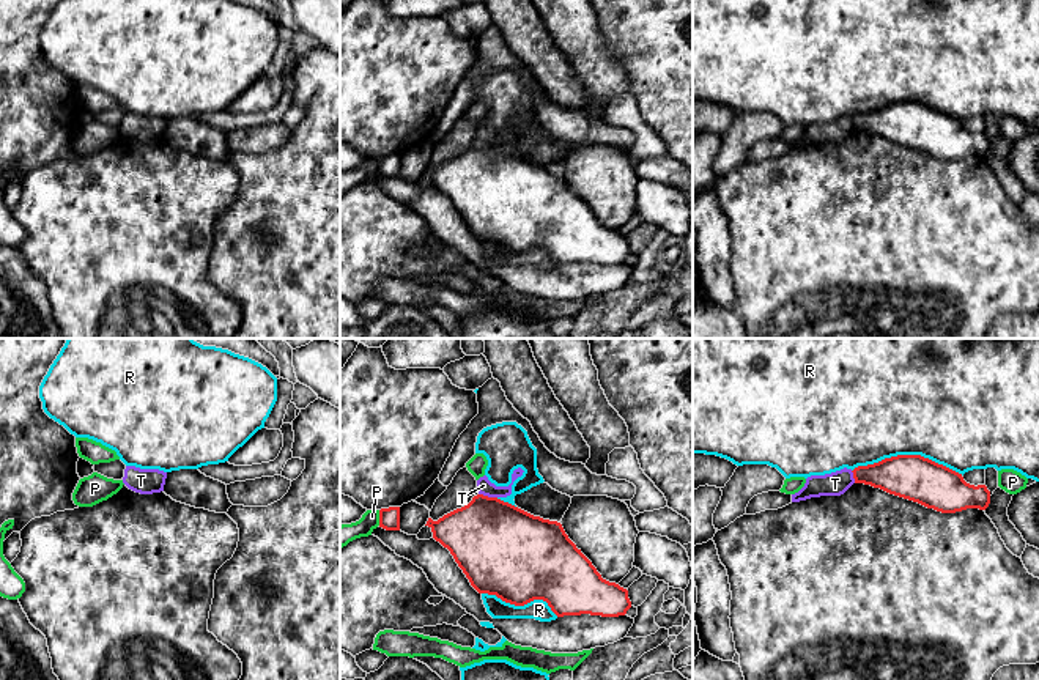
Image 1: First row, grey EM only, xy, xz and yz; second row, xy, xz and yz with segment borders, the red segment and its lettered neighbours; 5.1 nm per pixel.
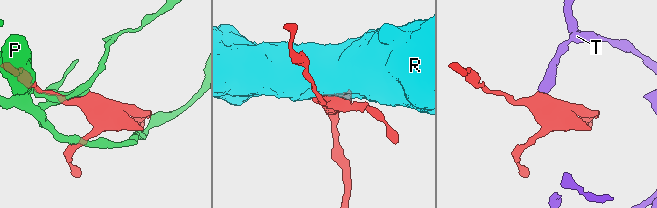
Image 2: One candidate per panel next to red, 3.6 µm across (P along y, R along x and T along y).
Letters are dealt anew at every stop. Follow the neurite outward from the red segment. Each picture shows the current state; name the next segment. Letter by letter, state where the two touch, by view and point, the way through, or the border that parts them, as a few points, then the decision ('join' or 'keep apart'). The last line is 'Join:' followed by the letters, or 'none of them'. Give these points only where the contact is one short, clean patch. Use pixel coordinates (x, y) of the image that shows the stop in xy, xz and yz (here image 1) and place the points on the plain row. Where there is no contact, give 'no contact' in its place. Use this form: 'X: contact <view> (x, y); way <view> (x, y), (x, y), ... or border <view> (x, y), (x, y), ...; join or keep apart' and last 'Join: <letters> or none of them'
P: contact xz (380, 166); keep apart
R: contact yz (907, 103); keep apart
T: contact xz (488, 145); border xz (479, 140), (496, 145); keep apart
Join: none of them

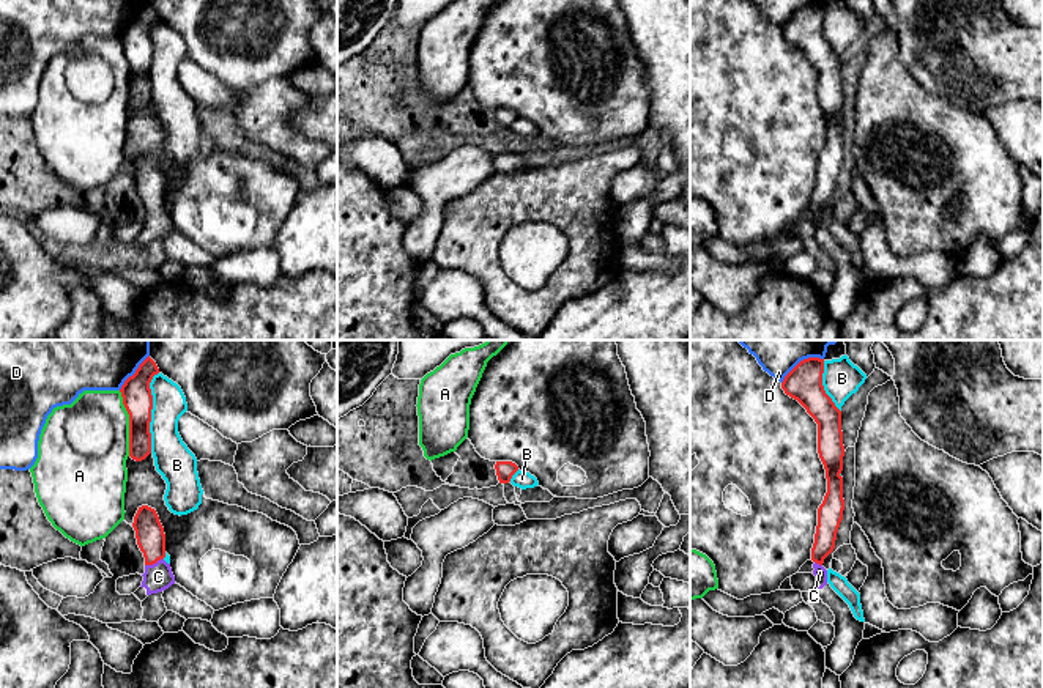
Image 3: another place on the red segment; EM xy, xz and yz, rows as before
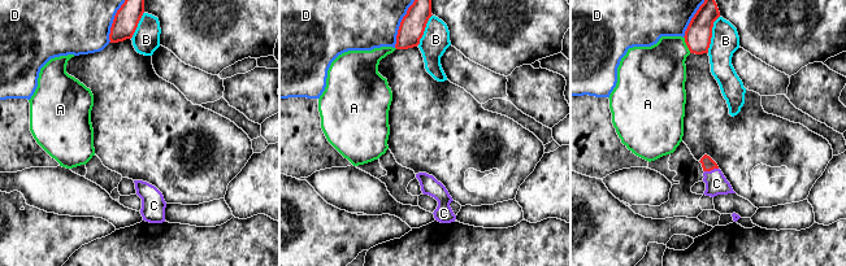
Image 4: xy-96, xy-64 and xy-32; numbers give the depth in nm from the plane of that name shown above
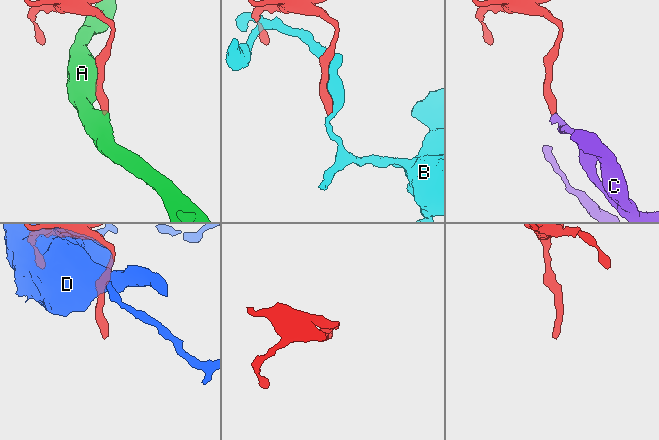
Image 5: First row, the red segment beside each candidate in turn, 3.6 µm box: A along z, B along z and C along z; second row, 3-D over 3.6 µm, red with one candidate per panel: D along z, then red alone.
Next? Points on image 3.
A: contact xy (129, 71); keep apart
B: contact xy (150, 60); keep apart
C: contact xy (153, 210); way xy (150, 183), (153, 210), (158, 224); join
D: contact xy (136, 19); keep apart
Join: C

